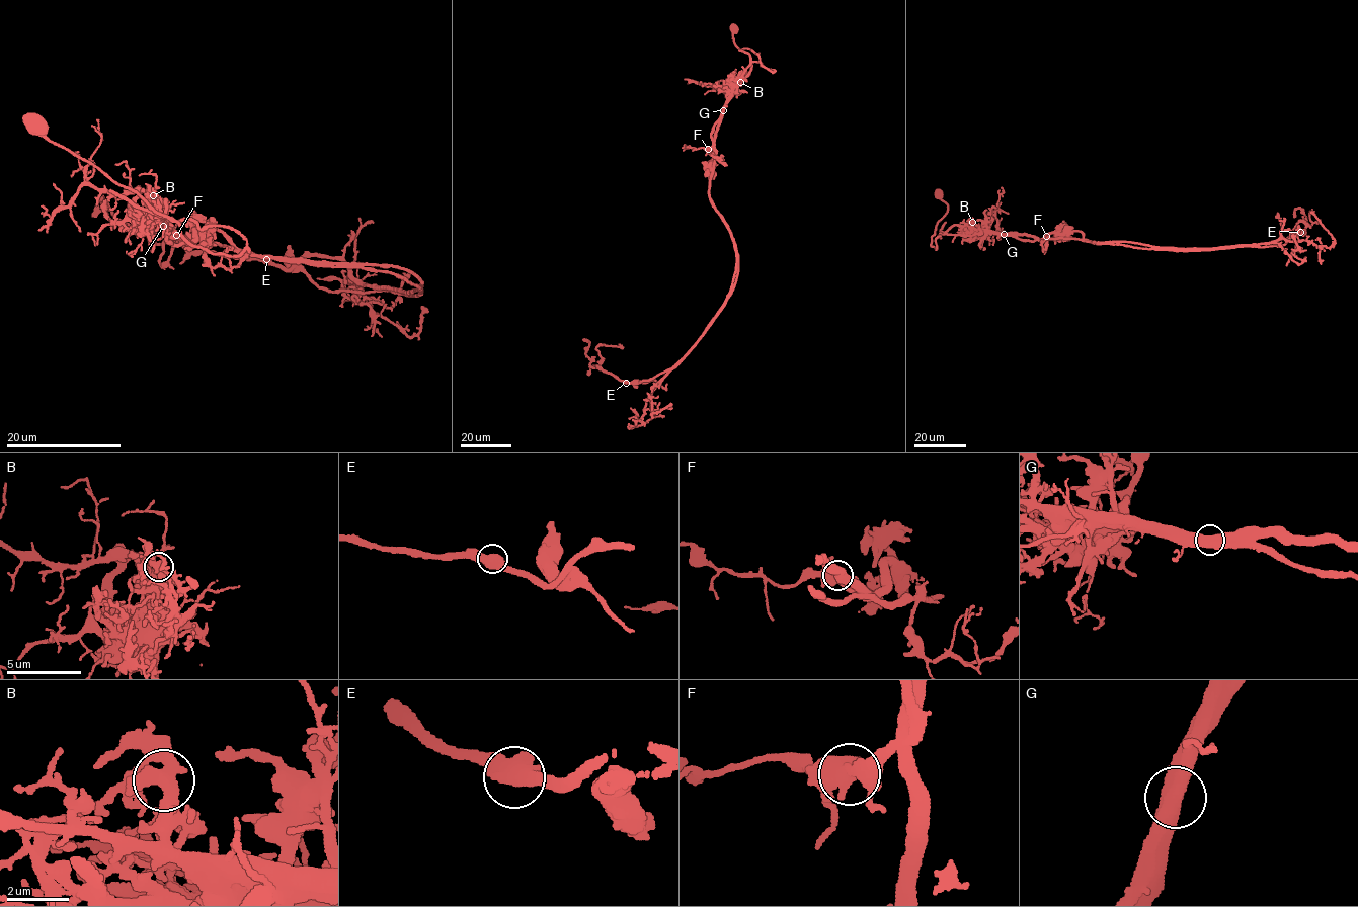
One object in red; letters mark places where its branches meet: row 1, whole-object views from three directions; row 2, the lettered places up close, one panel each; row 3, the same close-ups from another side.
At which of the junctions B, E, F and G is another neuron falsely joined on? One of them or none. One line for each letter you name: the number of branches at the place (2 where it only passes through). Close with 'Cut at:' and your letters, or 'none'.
G: branches 2
Cut at: G

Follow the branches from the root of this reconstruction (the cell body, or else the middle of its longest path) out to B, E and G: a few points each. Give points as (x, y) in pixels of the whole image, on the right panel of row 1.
B: (937, 193), (948, 210), (932, 236), (936, 250), (939, 233), (966, 235), (972, 222)
E: (937, 193), (948, 210), (932, 236), (936, 250), (939, 233), (983, 231), (1214, 249), (1282, 246), (1300, 232)
G: (937, 193), (948, 210), (932, 236), (936, 250), (939, 233), (1004, 234)

